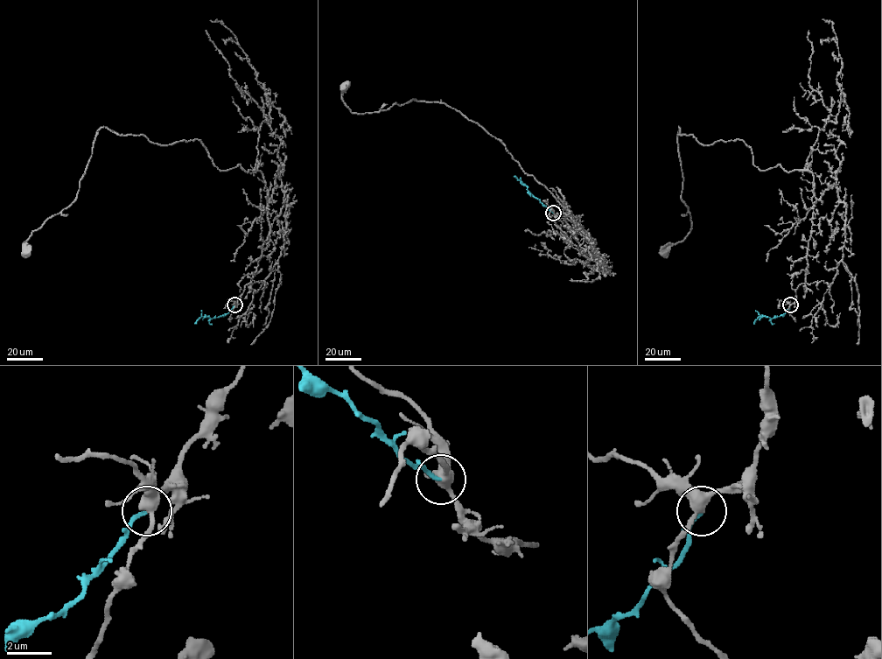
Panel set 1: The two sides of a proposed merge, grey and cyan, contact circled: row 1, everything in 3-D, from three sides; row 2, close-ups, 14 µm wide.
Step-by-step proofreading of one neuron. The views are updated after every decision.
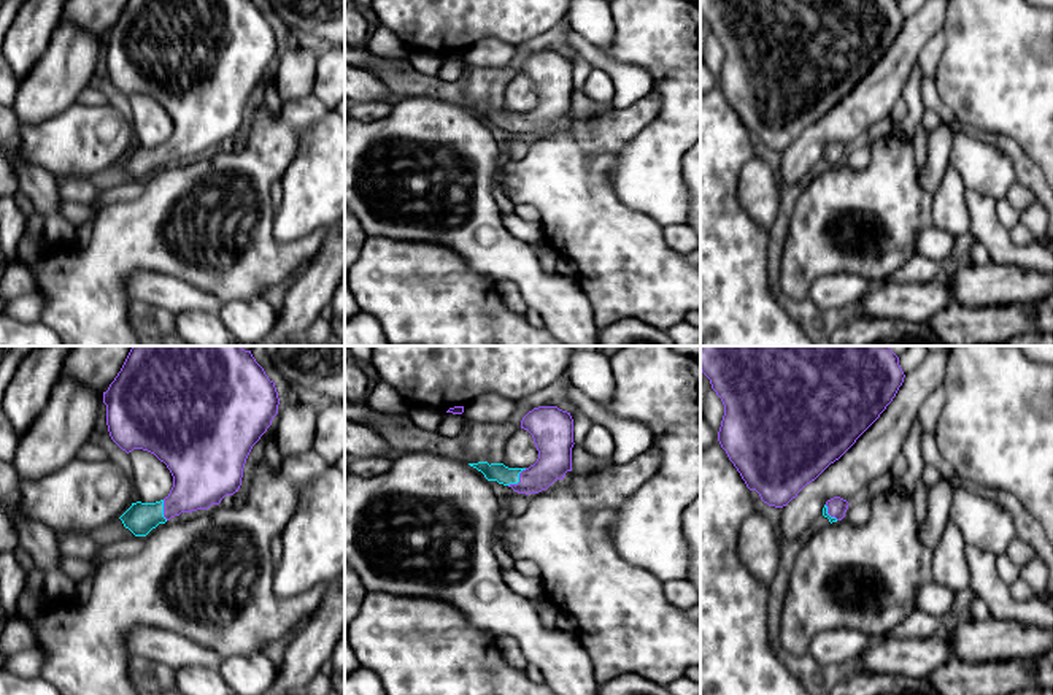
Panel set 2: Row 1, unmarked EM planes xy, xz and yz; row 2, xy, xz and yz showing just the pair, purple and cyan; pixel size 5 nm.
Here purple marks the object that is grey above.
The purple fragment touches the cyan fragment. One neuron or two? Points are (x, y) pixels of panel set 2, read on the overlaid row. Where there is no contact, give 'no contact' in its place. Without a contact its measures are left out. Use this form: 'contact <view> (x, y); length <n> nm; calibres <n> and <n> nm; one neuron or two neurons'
contact xz (520, 479); length 130 nm; calibres 180 and 100 nm; one neuron

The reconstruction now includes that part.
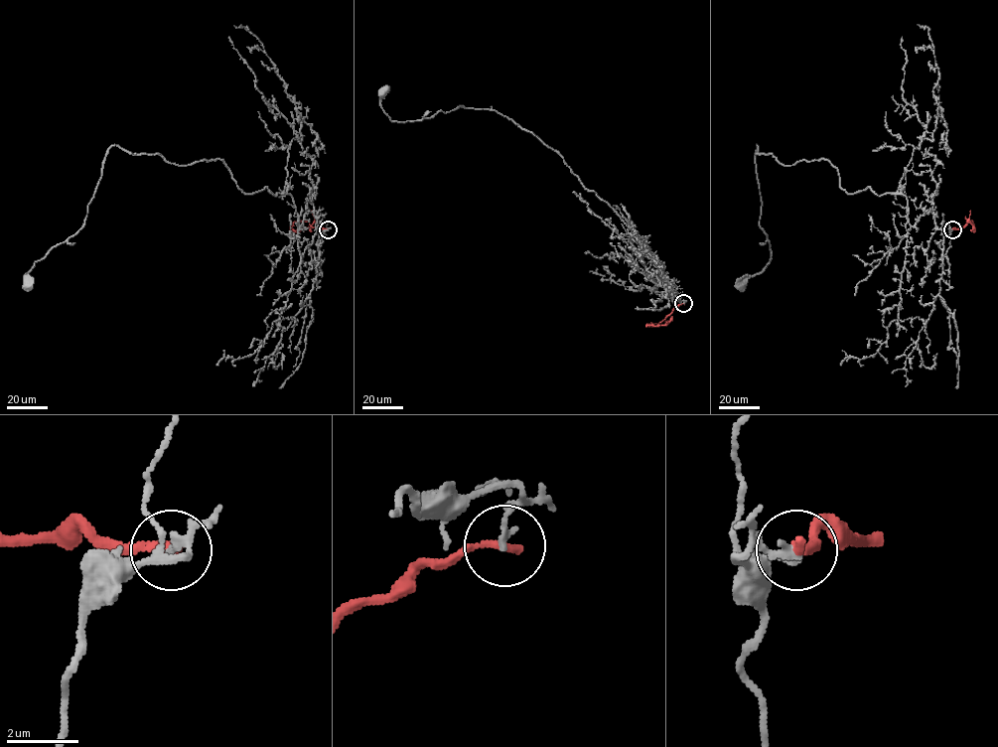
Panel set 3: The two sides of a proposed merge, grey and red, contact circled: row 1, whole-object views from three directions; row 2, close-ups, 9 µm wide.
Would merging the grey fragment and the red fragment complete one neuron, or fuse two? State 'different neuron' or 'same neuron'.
different neuron

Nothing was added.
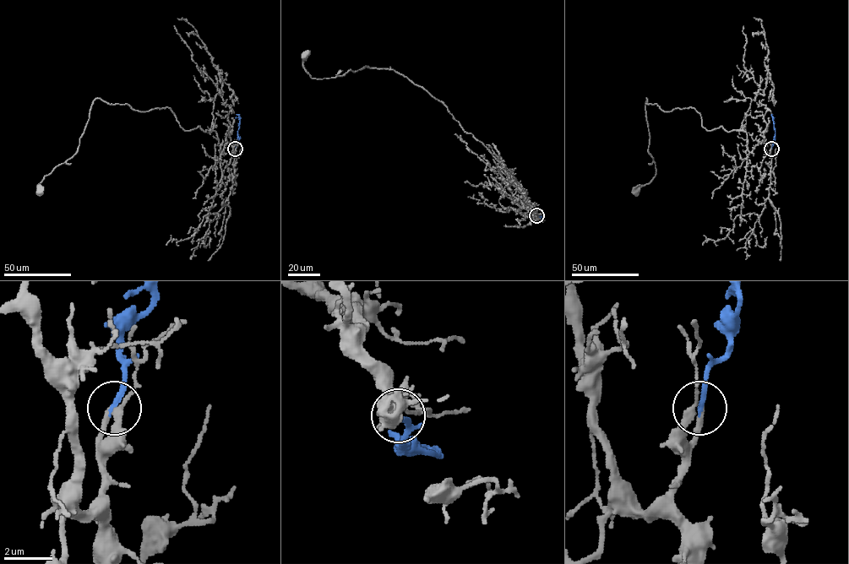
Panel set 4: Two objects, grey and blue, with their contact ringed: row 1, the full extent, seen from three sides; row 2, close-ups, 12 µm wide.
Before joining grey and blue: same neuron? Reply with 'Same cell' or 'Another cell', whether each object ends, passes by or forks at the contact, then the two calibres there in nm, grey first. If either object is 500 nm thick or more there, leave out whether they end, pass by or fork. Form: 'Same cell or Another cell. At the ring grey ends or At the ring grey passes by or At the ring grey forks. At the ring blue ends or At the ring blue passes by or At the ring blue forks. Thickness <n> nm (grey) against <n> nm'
Same cell. At the ring grey ends. At the ring blue ends. Thickness 200 nm (grey) against 240 nm

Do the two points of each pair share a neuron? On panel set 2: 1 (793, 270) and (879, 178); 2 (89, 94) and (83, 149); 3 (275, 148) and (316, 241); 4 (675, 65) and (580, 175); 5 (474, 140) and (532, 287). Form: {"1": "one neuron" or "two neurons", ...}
{"1": "one neuron", "2": "two neurons", "3": "one neuron", "4": "two neurons", "5": "one neuron"}

